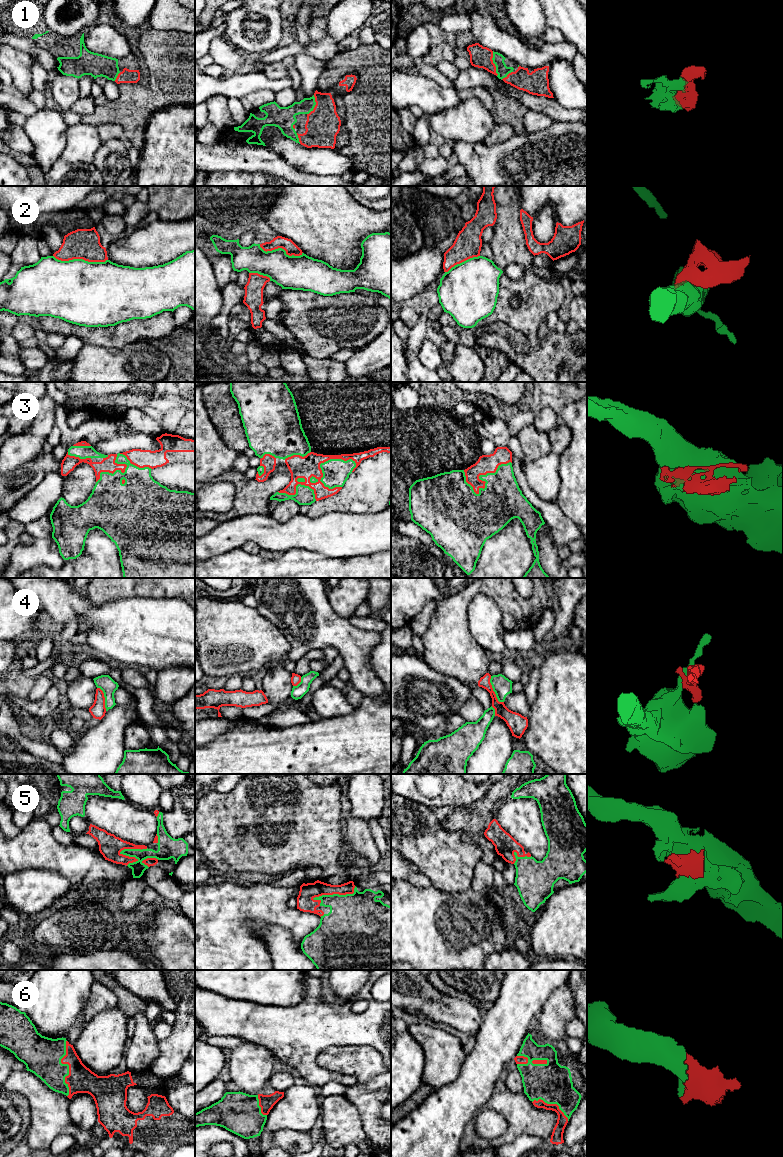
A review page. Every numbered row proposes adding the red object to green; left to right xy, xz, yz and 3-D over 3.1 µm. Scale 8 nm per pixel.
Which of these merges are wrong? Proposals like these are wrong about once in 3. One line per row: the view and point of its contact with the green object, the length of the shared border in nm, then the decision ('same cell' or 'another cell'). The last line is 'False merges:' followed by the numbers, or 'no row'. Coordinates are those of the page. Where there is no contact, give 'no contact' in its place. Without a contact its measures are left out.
1: meets green in yz at (493, 62); contact 200 nm long; same cell
2: meets green in xy at (80, 259); contact 440 nm long; another cell
3: meets green in xz at (326, 461); contact 420 nm long; same cell
4: meets green in yz at (493, 690); contact 240 nm long; another cell
5: meets green in xz at (335, 894); contact 360 nm long; same cell
6: meets green in xy at (68, 1066); contact 460 nm long; same cell
False merges: 2, 4

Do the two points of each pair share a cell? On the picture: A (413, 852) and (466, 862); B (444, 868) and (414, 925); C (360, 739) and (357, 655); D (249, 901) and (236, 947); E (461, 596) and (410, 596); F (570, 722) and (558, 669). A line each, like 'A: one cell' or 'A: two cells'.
A: one cell
B: two cells
C: two cells
D: one cell
E: two cells
F: one cell

